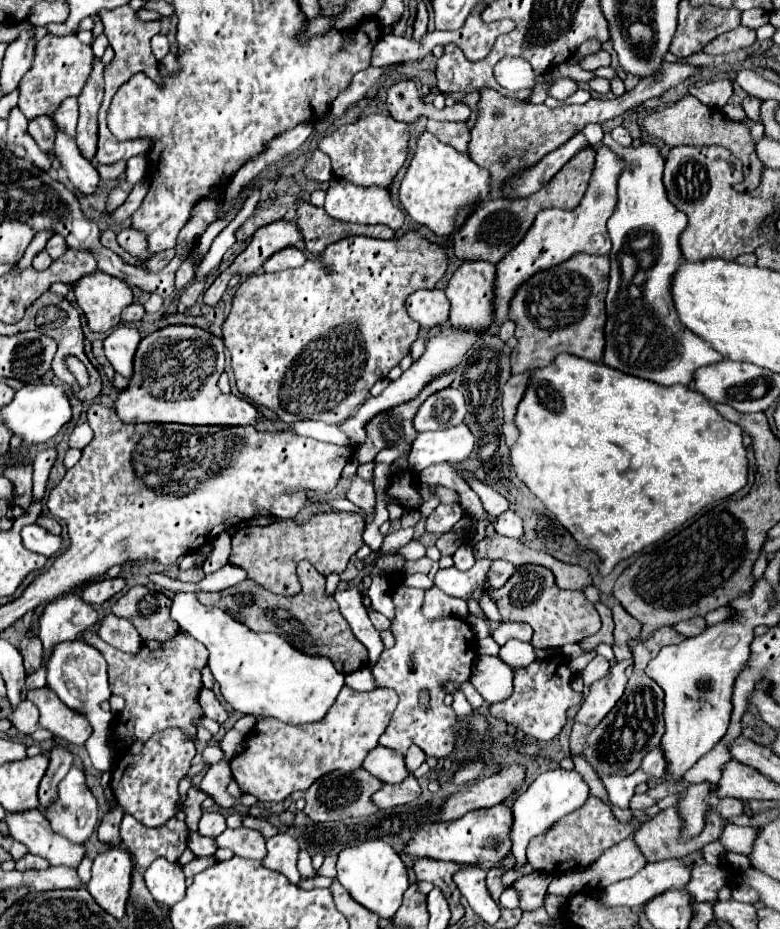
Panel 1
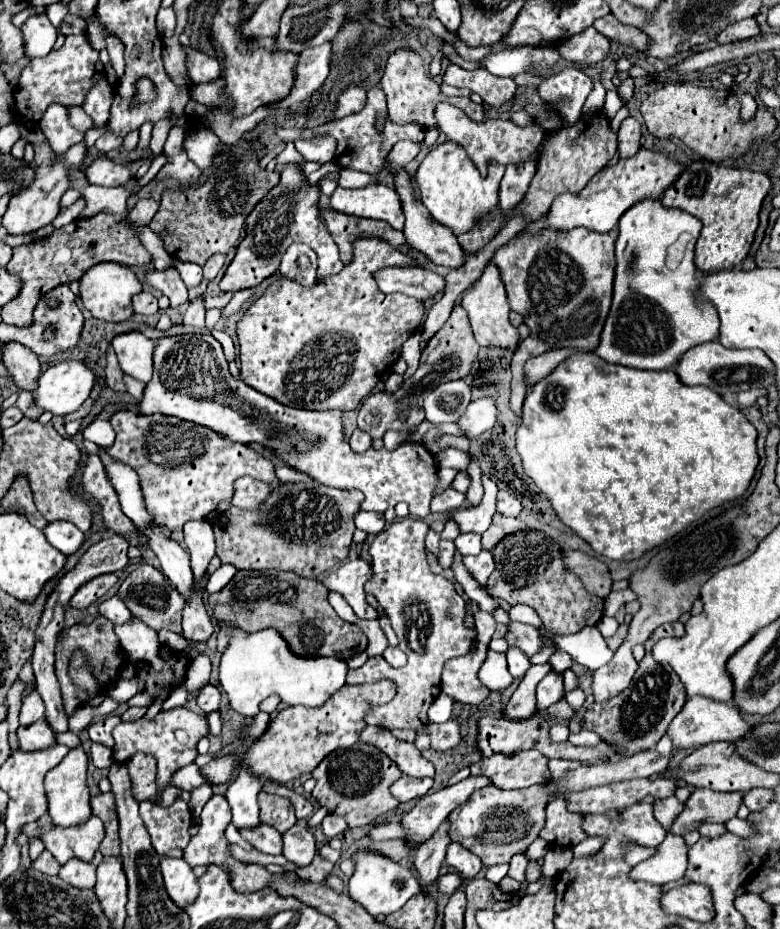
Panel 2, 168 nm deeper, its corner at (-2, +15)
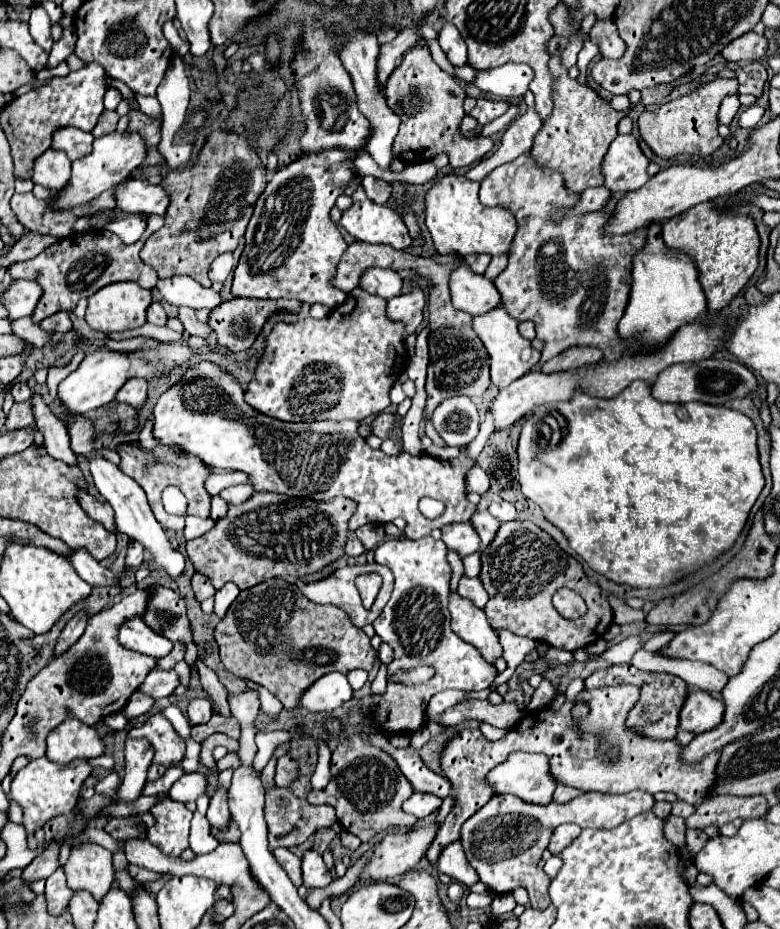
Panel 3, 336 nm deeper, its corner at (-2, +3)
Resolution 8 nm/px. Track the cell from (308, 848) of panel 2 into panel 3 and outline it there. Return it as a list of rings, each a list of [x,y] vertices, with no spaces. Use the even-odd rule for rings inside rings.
[[[308,849],[302,855],[302,879],[304,879],[304,887],[312,889],[312,887],[326,887],[332,883],[332,873],[324,867],[324,861],[320,857],[320,853]]]

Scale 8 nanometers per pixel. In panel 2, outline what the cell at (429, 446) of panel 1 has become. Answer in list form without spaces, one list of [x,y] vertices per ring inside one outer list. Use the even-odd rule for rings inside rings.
[[[482,397],[482,399],[476,399],[468,405],[468,411],[462,415],[462,419],[458,423],[474,439],[474,437],[482,435],[484,431],[492,429],[496,425],[496,417],[498,417],[496,399]]]

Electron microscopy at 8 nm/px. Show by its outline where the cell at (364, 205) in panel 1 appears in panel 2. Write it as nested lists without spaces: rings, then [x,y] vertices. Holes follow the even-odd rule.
[[[370,183],[362,189],[342,189],[338,187],[330,197],[330,205],[334,211],[366,217],[366,219],[380,219],[390,223],[394,229],[404,229],[404,213],[402,203],[396,191],[382,183]]]

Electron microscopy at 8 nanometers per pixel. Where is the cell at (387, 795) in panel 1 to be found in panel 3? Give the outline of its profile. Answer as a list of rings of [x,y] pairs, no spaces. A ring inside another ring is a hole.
[[[412,793],[404,803],[402,803],[402,809],[414,817],[426,817],[434,811],[438,811],[442,805],[442,799],[438,799],[436,795],[430,795],[430,793]]]

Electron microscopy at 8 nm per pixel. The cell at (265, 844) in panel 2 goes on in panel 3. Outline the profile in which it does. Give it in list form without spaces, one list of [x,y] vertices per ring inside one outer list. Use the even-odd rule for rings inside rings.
[[[278,847],[278,849],[274,849],[272,853],[274,853],[276,861],[280,863],[280,867],[288,873],[290,881],[292,881],[296,887],[300,887],[300,885],[302,885],[302,881],[300,881],[300,857],[296,857],[294,853],[290,853],[290,851],[284,849],[284,847]]]

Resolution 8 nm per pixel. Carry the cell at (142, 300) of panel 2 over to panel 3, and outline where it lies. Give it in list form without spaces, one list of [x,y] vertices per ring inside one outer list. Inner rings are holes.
[[[152,303],[146,311],[146,317],[148,317],[148,323],[154,323],[154,325],[166,325],[166,313],[162,309],[160,303]]]

